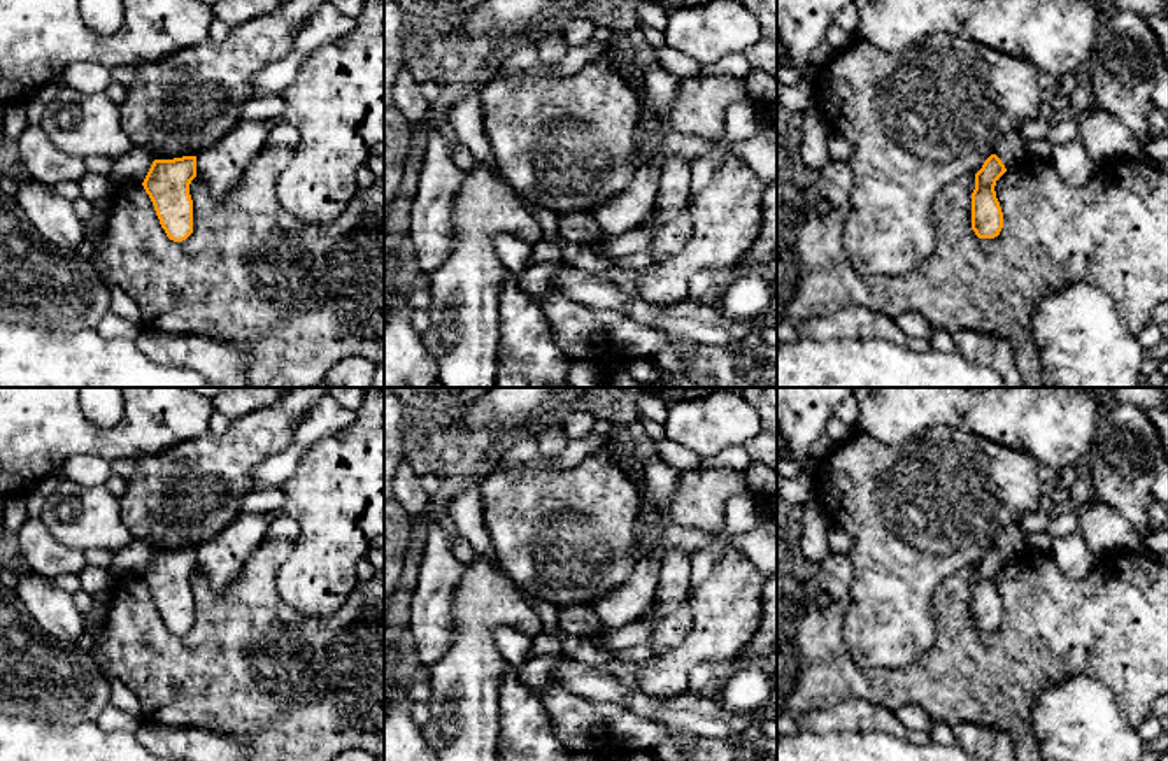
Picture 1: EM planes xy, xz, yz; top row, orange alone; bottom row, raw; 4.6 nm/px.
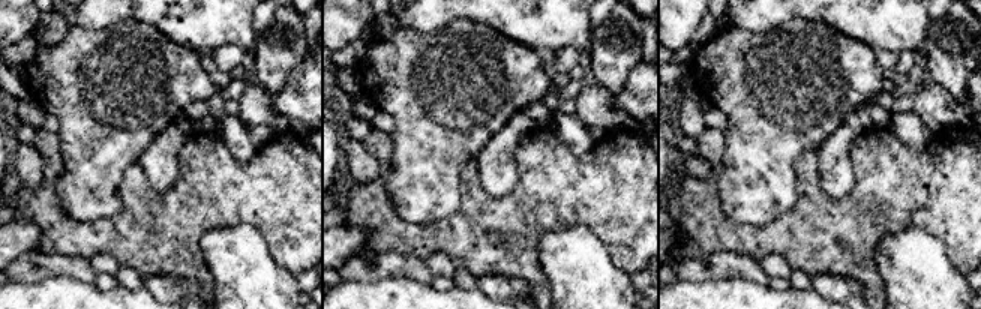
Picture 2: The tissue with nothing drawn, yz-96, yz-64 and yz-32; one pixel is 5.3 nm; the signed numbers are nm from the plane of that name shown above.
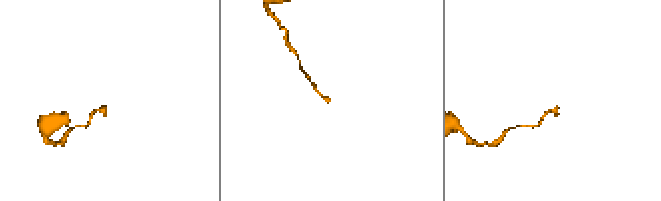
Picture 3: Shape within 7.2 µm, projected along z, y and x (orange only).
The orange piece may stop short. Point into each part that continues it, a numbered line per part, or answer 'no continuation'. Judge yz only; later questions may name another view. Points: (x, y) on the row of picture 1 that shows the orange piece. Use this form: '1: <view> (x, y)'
1: yz (1011, 149)

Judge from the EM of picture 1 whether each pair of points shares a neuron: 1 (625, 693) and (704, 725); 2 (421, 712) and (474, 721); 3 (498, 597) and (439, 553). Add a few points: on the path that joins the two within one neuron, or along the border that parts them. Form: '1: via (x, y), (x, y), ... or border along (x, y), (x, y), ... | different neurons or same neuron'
1: via (644, 705), (669, 712), (684, 712) | same neuron
2: border along (428, 705), (428, 719), (421, 726) | different neurons
3: border along (465, 565), (462, 583), (455, 590), (451, 611) | different neurons

